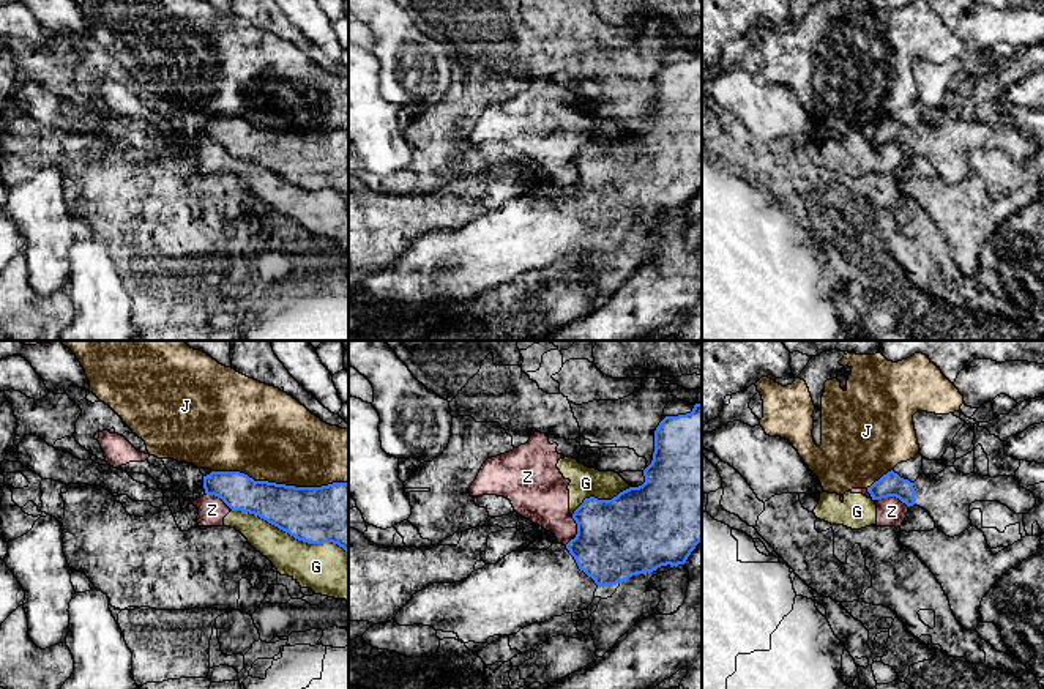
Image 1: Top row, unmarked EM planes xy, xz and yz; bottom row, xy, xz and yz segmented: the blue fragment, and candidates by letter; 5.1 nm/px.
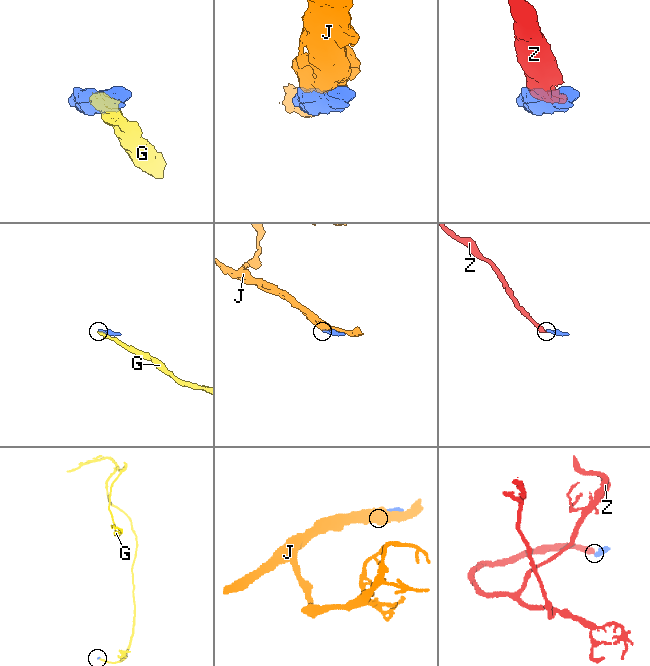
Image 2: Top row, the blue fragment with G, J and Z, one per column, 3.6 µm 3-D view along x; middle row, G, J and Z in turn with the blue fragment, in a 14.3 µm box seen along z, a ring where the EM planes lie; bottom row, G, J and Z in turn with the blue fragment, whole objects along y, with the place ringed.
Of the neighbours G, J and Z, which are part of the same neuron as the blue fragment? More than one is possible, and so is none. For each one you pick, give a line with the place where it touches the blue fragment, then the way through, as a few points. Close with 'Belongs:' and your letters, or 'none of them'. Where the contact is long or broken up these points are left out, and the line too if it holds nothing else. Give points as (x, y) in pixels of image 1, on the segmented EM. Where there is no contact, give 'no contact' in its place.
Belongs: none of them

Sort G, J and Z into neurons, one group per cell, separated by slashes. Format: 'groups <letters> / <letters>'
groups G Z / J

